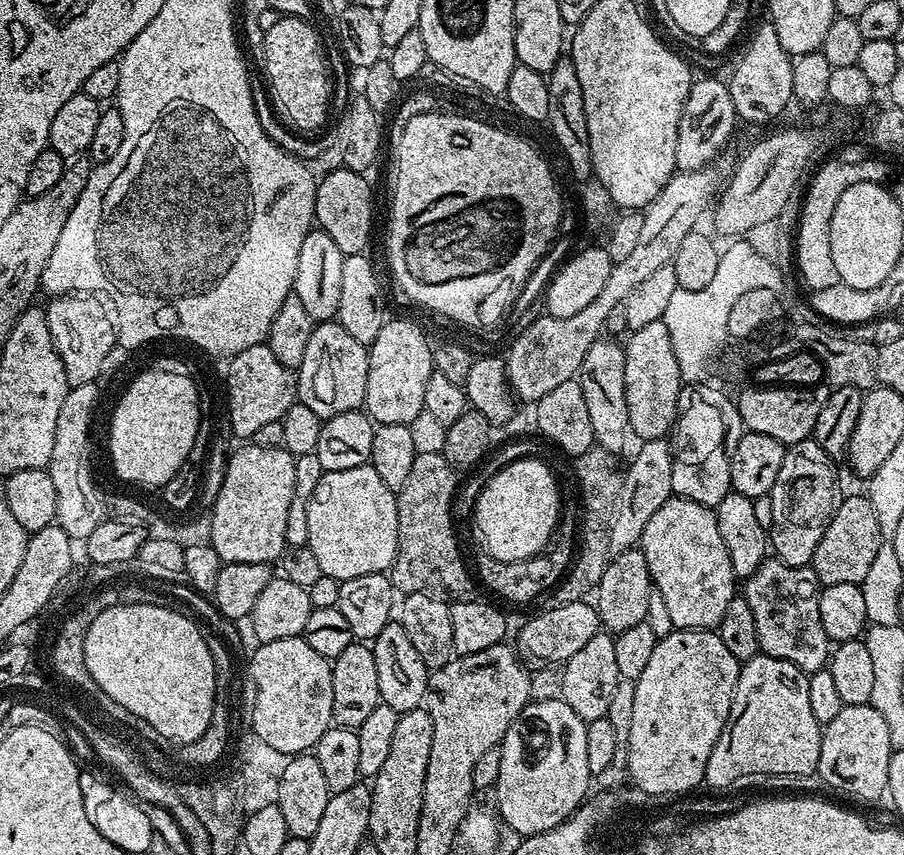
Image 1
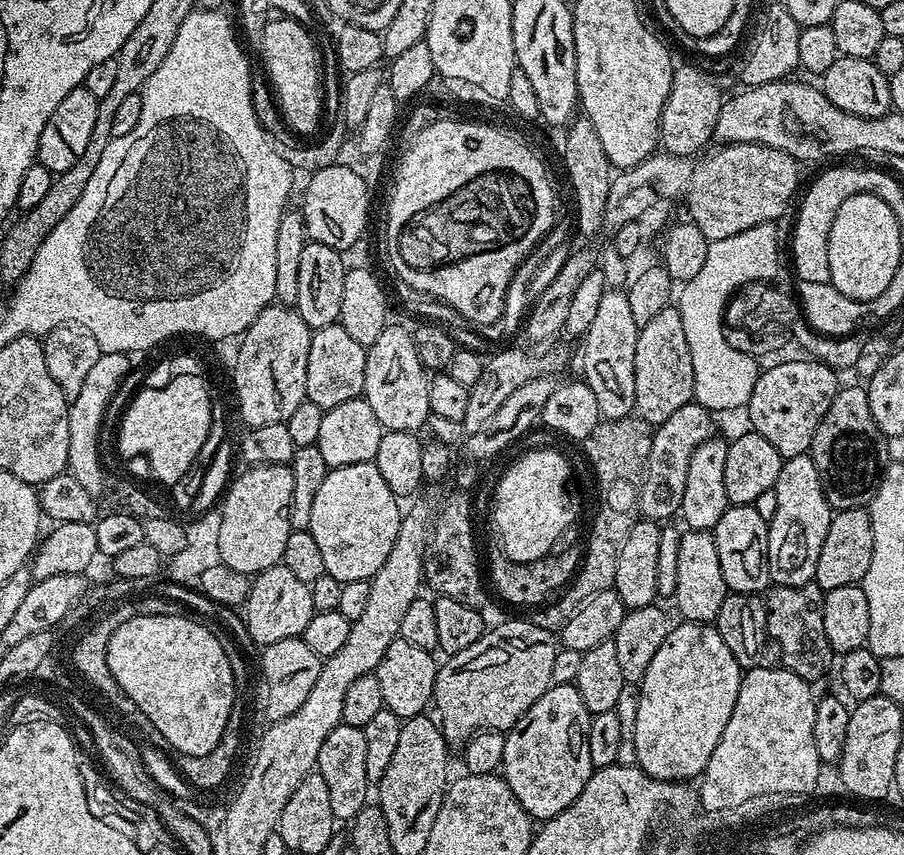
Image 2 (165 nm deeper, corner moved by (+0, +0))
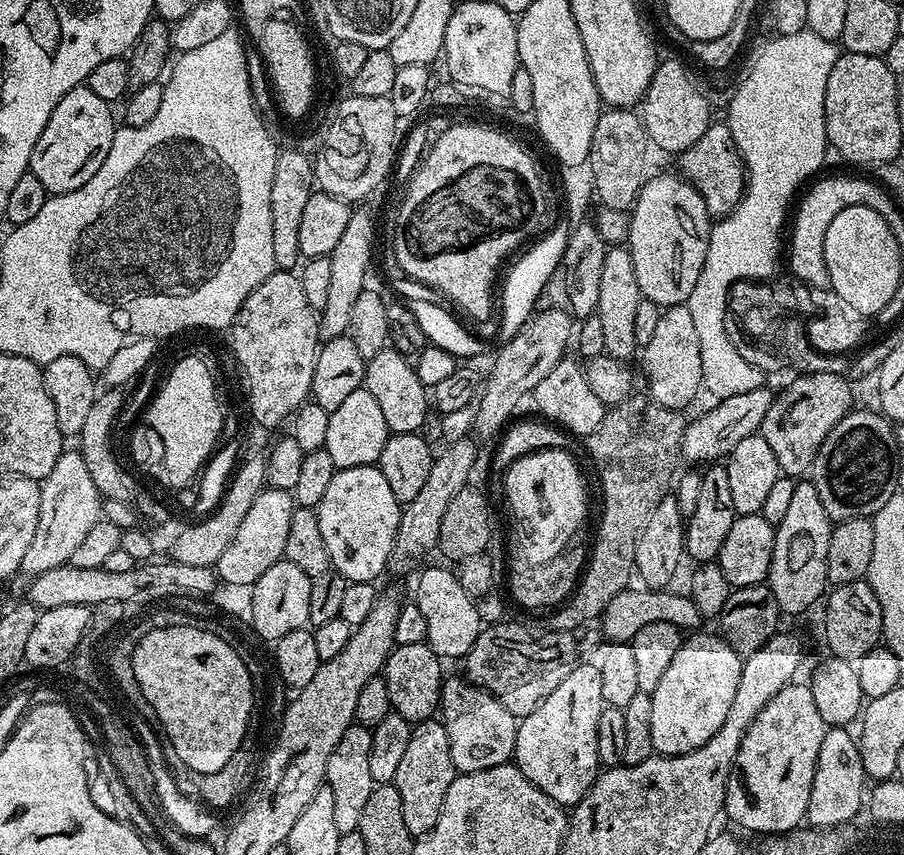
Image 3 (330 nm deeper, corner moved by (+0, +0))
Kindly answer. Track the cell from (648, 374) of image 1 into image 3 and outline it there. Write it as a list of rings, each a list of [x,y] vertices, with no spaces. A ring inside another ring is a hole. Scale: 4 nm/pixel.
[[[676,304],[661,311],[654,335],[642,346],[642,356],[643,352],[644,376],[648,379],[646,392],[654,403],[684,410],[696,395],[701,395],[704,387],[702,354],[698,350],[698,334],[694,331],[687,304]]]

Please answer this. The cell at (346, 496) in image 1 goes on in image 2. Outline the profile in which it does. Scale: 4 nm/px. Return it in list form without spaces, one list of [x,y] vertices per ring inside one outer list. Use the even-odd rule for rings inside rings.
[[[369,462],[331,469],[326,474],[326,482],[322,482],[322,486],[318,489],[318,495],[314,497],[314,506],[310,510],[310,526],[307,529],[310,534],[314,534],[314,542],[318,542],[322,559],[326,561],[326,573],[332,575],[342,584],[358,582],[359,580],[371,581],[372,576],[378,574],[378,570],[382,570],[382,562],[386,562],[386,554],[390,554],[390,546],[394,546],[394,538],[400,529],[400,517],[402,515],[402,504],[401,508],[400,504],[401,501],[390,490],[390,486],[386,486],[382,474],[378,474],[375,463]]]

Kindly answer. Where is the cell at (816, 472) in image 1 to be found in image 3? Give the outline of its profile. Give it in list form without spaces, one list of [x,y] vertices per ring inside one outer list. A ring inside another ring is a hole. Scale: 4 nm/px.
[[[811,482],[797,483],[782,522],[775,525],[774,554],[768,571],[767,586],[774,594],[781,613],[804,612],[829,587],[826,574],[826,550],[834,521],[826,514],[822,498]]]

